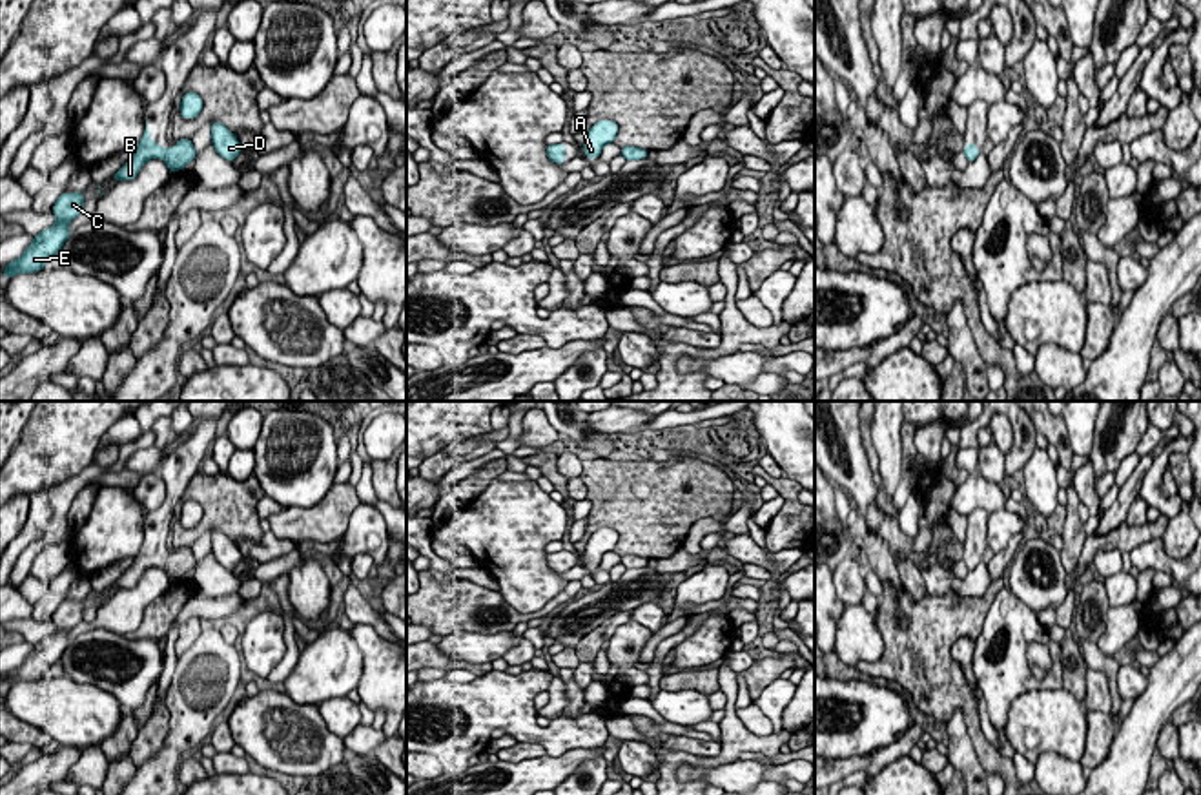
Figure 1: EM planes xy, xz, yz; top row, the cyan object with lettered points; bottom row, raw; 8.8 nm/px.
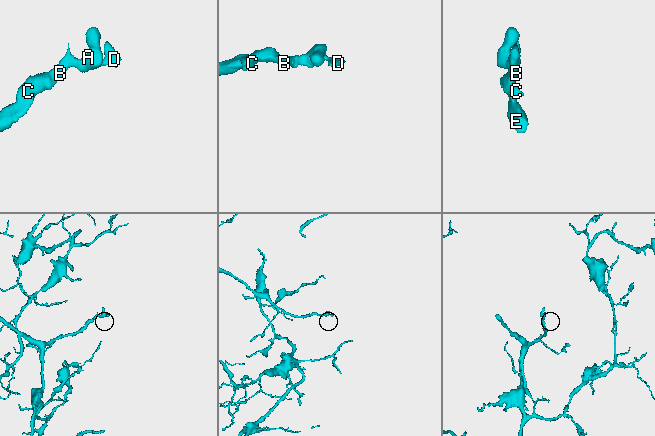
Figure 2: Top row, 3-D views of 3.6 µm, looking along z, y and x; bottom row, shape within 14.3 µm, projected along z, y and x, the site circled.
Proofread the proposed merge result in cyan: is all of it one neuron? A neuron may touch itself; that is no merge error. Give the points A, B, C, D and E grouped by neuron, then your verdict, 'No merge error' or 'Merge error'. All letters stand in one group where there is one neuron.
Groups: A B C D E. No merge error

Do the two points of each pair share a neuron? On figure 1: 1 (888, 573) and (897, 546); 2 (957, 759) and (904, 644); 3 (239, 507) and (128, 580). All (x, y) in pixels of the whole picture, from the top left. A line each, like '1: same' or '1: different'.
1: different
2: different
3: different

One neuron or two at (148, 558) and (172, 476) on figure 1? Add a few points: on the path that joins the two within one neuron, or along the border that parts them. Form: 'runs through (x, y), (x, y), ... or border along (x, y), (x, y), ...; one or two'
runs through (155, 538), (157, 522), (172, 496); one

